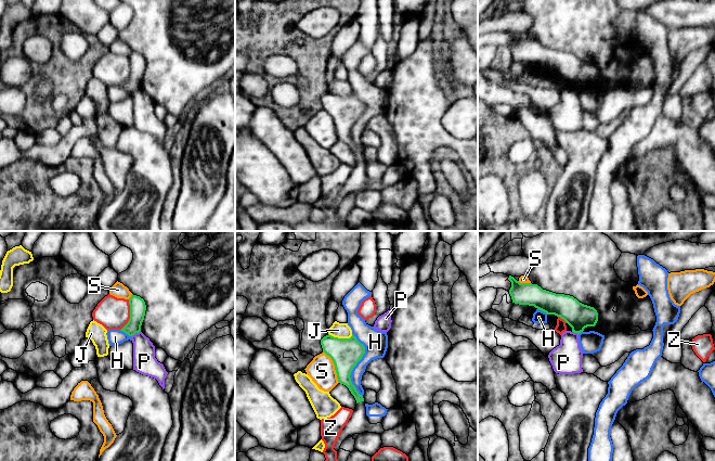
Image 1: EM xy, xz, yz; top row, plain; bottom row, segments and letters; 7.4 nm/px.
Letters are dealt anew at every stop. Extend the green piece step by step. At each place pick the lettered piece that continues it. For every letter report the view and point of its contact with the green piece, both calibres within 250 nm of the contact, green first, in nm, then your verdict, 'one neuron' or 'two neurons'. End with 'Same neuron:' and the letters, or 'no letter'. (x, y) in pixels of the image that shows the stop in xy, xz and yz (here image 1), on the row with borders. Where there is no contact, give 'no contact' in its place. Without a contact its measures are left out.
H: meets green in xz at (355, 365); 220 nm thick on the green side, 180 nm on the other; two neurons
J: meets green in xz at (340, 338); 220 nm thick on the green side, 110 nm on the other; two neurons
P: meets green in xy at (135, 332); 120 nm thick on the green side, 170 nm on the other; two neurons
S: meets green in xz at (335, 367); 220 nm thick on the green side, 190 nm on the other; two neurons
Z: meets green in xy at (130, 315); 120 nm thick on the green side, 240 nm on the other; two neurons
Same neuron: no letter

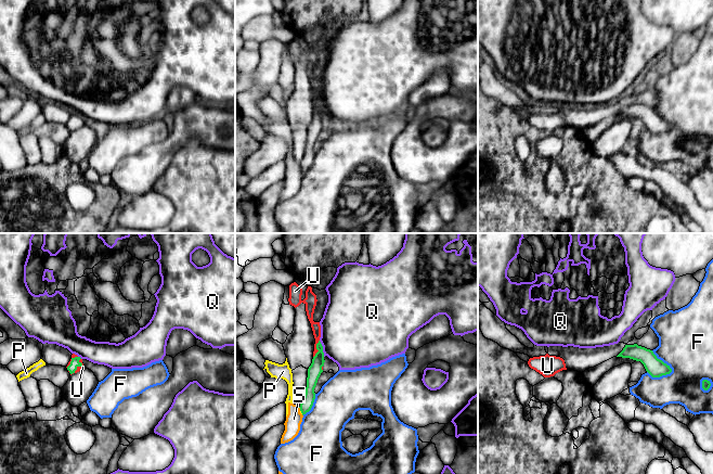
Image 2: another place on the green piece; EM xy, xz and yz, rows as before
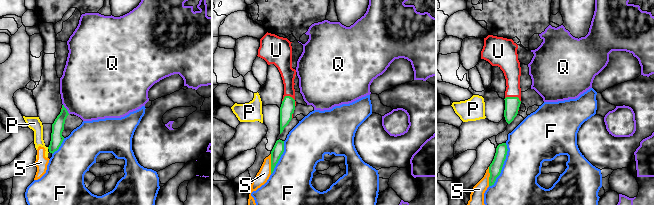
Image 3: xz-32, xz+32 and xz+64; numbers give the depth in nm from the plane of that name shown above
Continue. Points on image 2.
F: meets green in yz at (662, 361); 140 nm thick on the green side, 400 nm on the other; two neurons
P: meets green in xz at (301, 412); 90 nm thick on the green side, 20 nm on the other; two neurons
Q: meets green in xz at (322, 348); 100 nm thick on the green side, 480 nm on the other; two neurons
S: meets green in xz at (300, 409); 90 nm thick on the green side, 120 nm on the other; two neurons
U: meets green in xz at (316, 348); 100 nm thick on the green side, 70 nm on the other; one neuron
Same neuron: U

